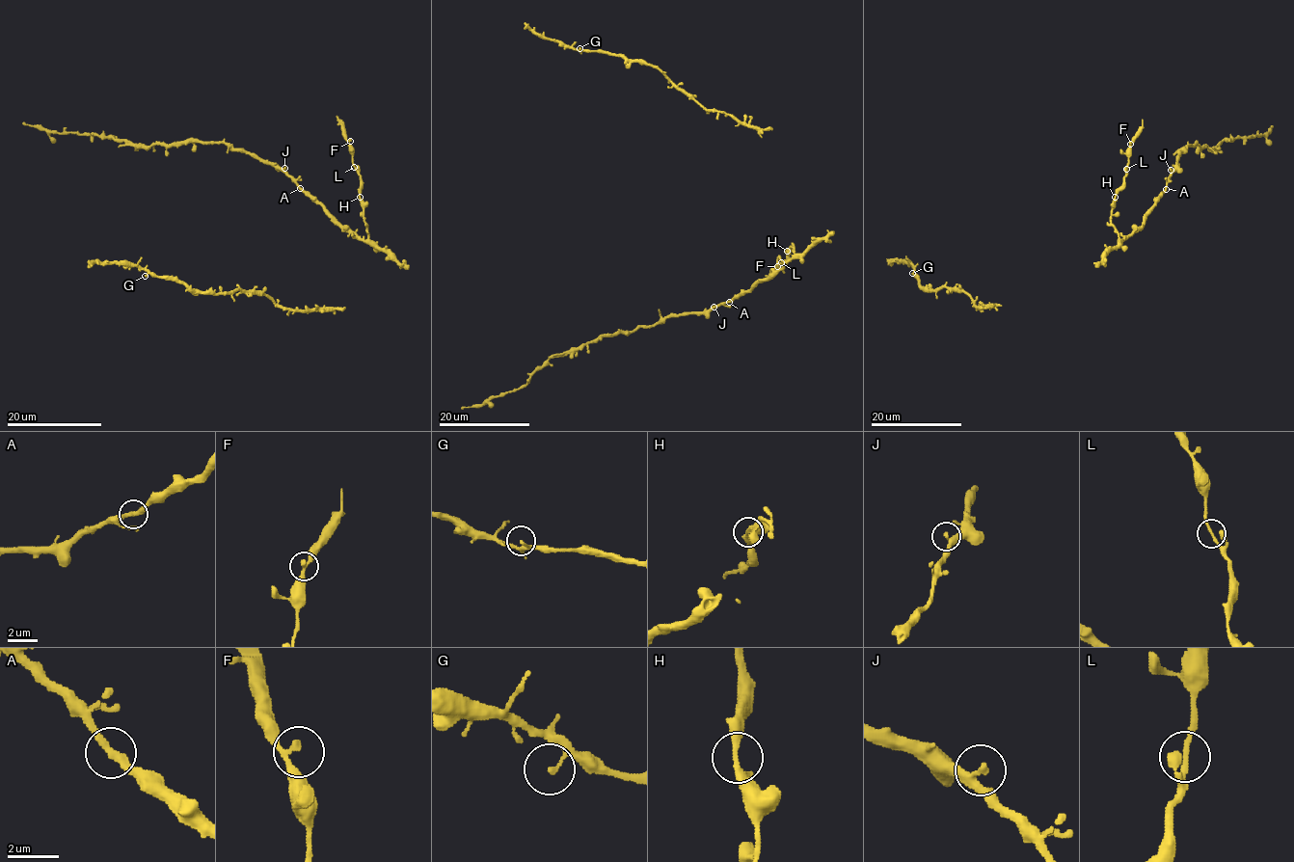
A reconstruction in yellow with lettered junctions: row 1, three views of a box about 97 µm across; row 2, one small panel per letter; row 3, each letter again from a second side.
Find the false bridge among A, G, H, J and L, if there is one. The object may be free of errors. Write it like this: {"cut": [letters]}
{"cut": []}

